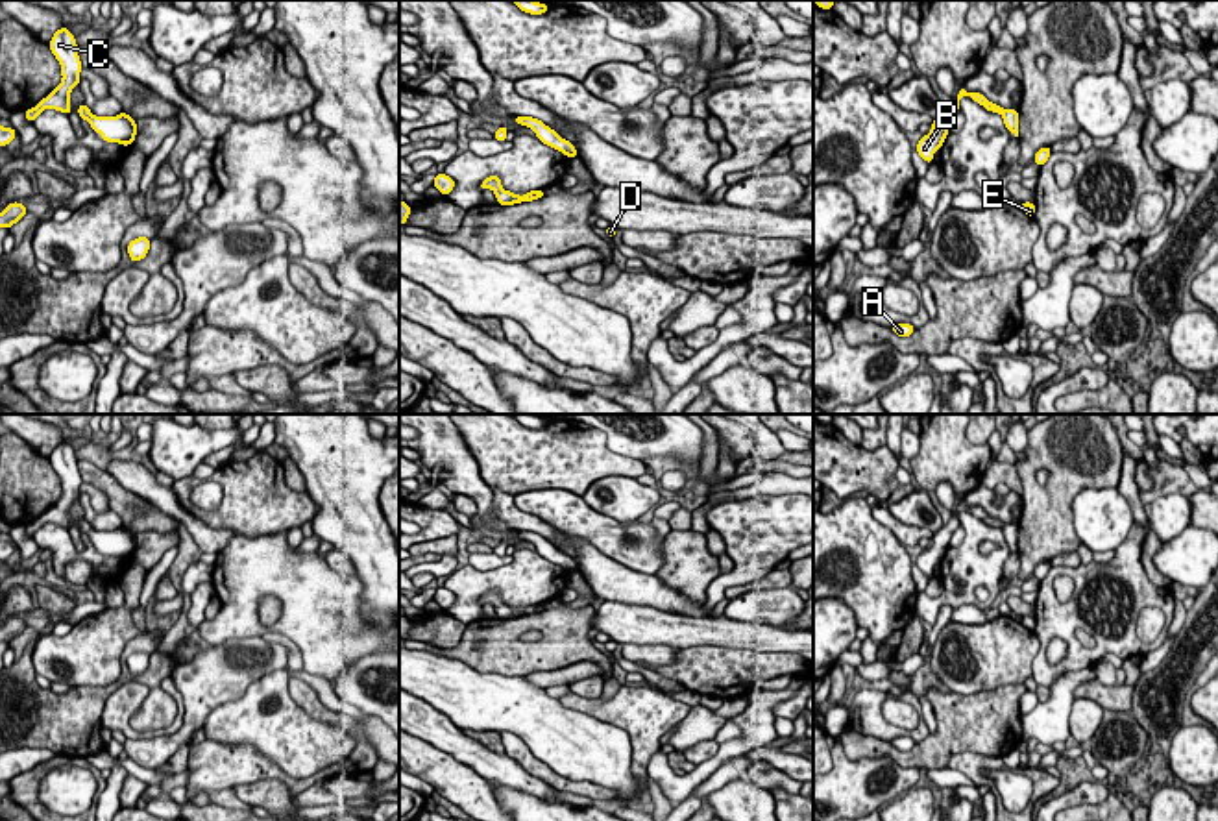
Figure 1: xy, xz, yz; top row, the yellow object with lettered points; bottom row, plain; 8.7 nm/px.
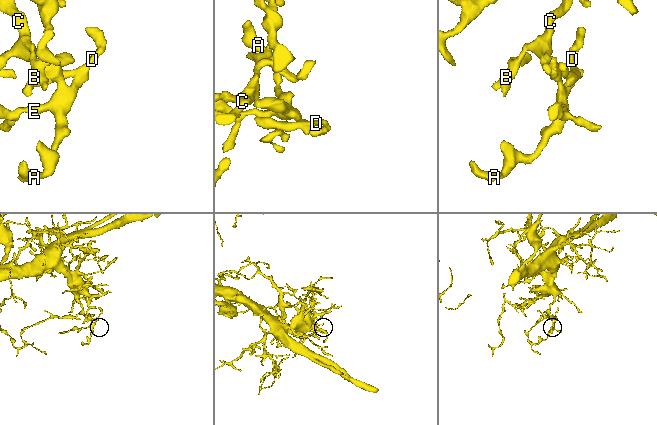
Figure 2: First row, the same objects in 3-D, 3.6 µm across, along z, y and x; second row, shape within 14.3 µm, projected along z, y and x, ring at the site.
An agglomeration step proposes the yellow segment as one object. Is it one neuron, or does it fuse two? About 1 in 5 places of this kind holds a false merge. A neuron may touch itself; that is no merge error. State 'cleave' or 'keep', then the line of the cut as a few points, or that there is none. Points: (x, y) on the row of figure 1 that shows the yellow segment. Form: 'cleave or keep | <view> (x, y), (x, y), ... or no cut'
keep | no cut

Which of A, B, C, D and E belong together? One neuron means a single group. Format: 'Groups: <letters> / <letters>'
Groups: A B C D E

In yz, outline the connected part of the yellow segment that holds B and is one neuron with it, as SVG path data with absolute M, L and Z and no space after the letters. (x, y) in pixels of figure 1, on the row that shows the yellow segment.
M961 87L959 92L957 92L957 98L948 105L948 109L943 111L937 118L933 118L930 133L924 135L917 142L917 153L926 163L933 163L933 153L937 150L941 150L941 146L943 146L943 142L948 135L950 122L959 111L959 100L963 96L970 96L974 102L983 105L987 111L1002 115L1007 131L1013 133L1015 137L1018 137L1018 111L1017 109L1005 111L998 104L989 102L981 92L968 92L965 87Z

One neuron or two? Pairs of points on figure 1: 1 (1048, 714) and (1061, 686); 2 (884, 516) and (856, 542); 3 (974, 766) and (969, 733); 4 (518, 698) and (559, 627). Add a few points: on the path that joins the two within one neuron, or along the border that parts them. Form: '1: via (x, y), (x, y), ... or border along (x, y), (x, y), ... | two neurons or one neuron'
1: via (1056, 707), (1061, 694) | one neuron
2: border along (871, 507), (871, 514), (904, 548) | two neurons
3: border along (1000, 759), (956, 753), (945, 766) | two neurons
4: border along (488, 672), (523, 677) | two neurons

